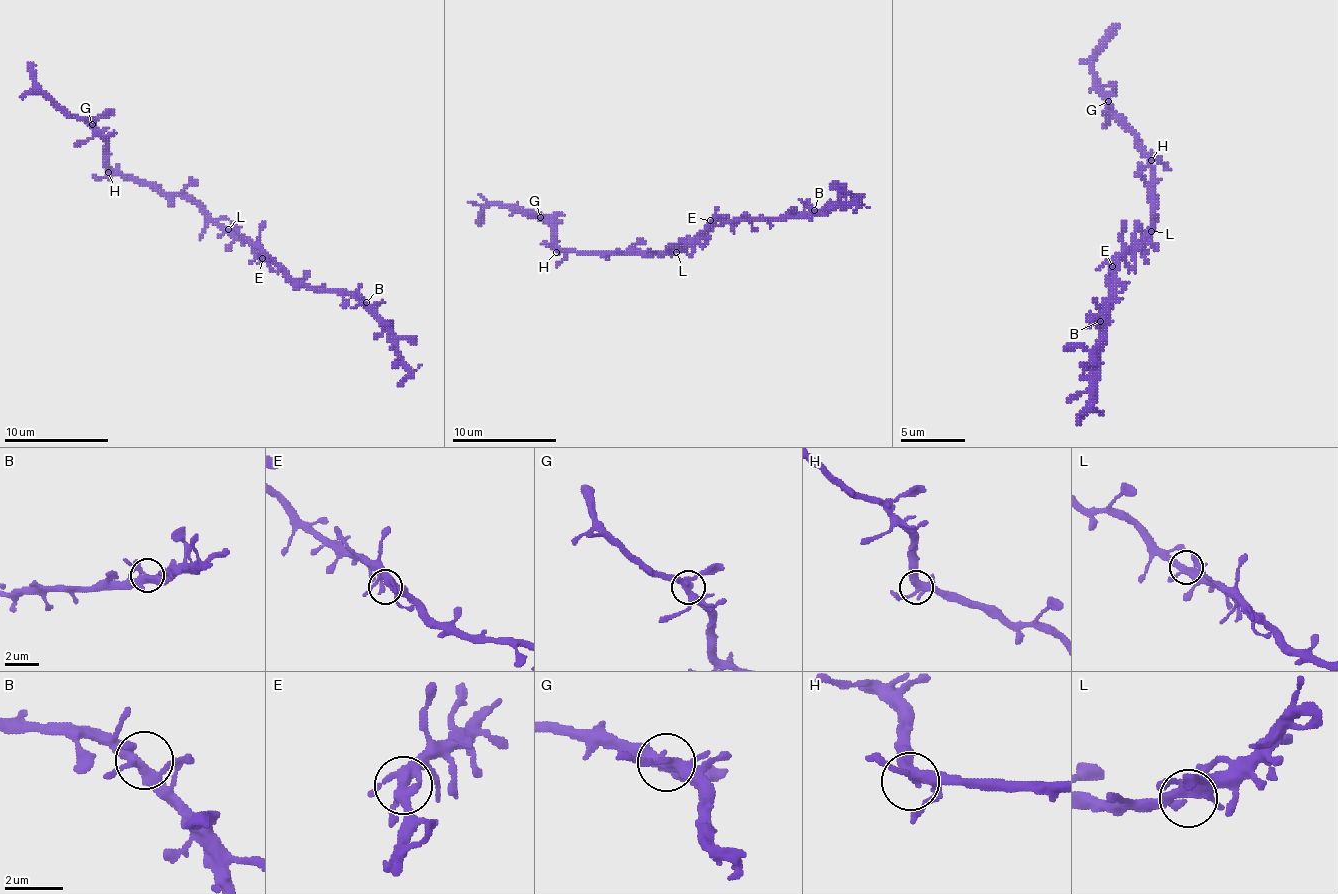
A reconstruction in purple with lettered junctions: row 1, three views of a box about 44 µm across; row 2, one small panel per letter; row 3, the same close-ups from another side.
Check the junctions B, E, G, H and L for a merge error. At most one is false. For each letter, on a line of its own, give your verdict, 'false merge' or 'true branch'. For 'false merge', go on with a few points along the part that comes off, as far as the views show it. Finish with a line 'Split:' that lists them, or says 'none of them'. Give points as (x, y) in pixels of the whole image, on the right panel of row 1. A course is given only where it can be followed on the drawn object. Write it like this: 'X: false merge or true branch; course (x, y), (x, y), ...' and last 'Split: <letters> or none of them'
B: true branch
E: true branch
G: true branch
H: true branch
L: true branch
Split: none of them

